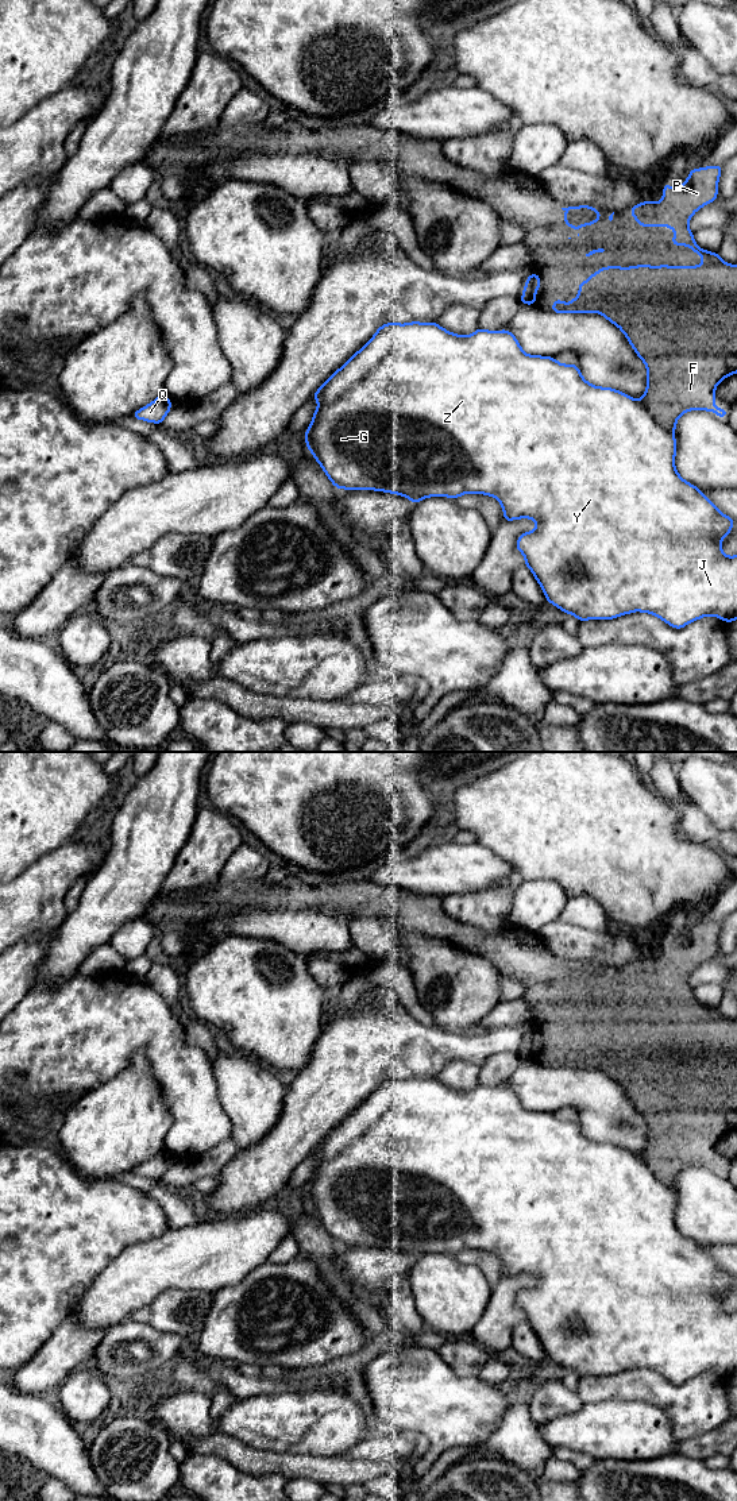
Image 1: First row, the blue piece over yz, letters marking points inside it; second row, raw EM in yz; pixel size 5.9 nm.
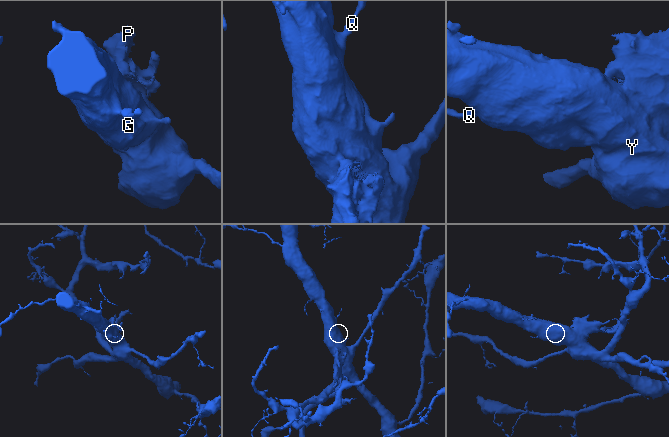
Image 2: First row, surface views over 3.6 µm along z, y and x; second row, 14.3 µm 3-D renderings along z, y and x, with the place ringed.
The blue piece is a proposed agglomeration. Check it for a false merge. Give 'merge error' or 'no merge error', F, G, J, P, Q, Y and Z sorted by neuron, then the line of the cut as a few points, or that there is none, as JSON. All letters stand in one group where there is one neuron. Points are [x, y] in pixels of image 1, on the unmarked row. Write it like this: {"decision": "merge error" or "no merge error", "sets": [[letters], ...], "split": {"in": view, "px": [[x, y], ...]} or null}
{"decision": "merge error", "sets": [["F", "P"], ["G", "J", "Q", "Y", "Z"]], "split": {"in": "yz", "px": [[640, 1157], [649, 1170], [672, 1189]]}}

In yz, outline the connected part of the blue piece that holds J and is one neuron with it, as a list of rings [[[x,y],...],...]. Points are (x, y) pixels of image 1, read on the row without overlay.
[[[412,1077],[406,1080],[387,1079],[336,1126],[310,1153],[319,1161],[304,1193],[316,1218],[336,1245],[375,1246],[400,1250],[414,1261],[428,1253],[458,1253],[474,1249],[494,1253],[503,1266],[503,1277],[530,1274],[537,1282],[524,1288],[516,1304],[524,1311],[525,1321],[539,1338],[547,1358],[555,1361],[576,1375],[613,1375],[633,1367],[649,1369],[674,1385],[682,1385],[702,1373],[715,1371],[724,1378],[737,1375],[737,1311],[726,1312],[721,1297],[730,1290],[736,1276],[721,1269],[706,1254],[701,1245],[686,1238],[675,1224],[675,1191],[660,1182],[644,1159],[611,1143],[589,1139],[578,1120],[559,1119],[553,1112],[528,1111],[518,1096],[508,1087],[486,1087],[478,1084],[471,1091],[455,1091],[437,1079]]]

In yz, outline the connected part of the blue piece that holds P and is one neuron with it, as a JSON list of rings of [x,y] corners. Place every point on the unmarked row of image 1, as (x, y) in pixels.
[[[722,921],[691,925],[688,934],[680,941],[671,944],[663,938],[663,954],[660,958],[649,956],[640,958],[630,965],[630,971],[640,983],[670,983],[675,987],[672,1002],[687,1002],[695,1010],[702,1011],[703,1019],[699,1022],[629,1022],[620,1025],[616,1018],[610,1025],[606,1020],[590,1030],[587,1037],[578,1042],[579,1052],[567,1061],[563,1056],[553,1056],[552,1069],[601,1069],[606,1076],[617,1081],[626,1092],[637,1112],[647,1122],[647,1145],[641,1158],[648,1165],[653,1176],[663,1184],[676,1185],[678,1174],[688,1166],[714,1168],[719,1174],[726,1174],[728,1166],[714,1162],[717,1141],[732,1130],[737,1130],[737,1020],[724,1018],[718,1008],[701,1004],[694,989],[688,984],[690,975],[702,962],[713,958],[718,953],[718,935]]]

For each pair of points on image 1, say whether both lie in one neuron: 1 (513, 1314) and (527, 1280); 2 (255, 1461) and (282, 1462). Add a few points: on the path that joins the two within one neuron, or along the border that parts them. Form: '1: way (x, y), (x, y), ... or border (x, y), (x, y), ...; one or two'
1: way (510, 1304), (510, 1293), (517, 1287); one
2: way (262, 1462), (276, 1462); one

